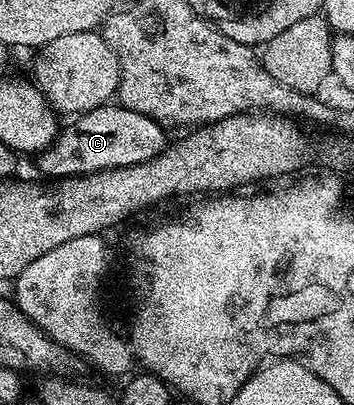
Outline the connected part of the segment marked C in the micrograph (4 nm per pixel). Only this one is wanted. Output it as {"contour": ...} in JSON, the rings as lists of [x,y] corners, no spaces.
{"contour":[[[104,105],[84,111],[62,128],[44,151],[38,152],[39,171],[52,180],[68,175],[88,175],[94,171],[137,165],[157,157],[169,142],[162,123],[122,105]]]}

